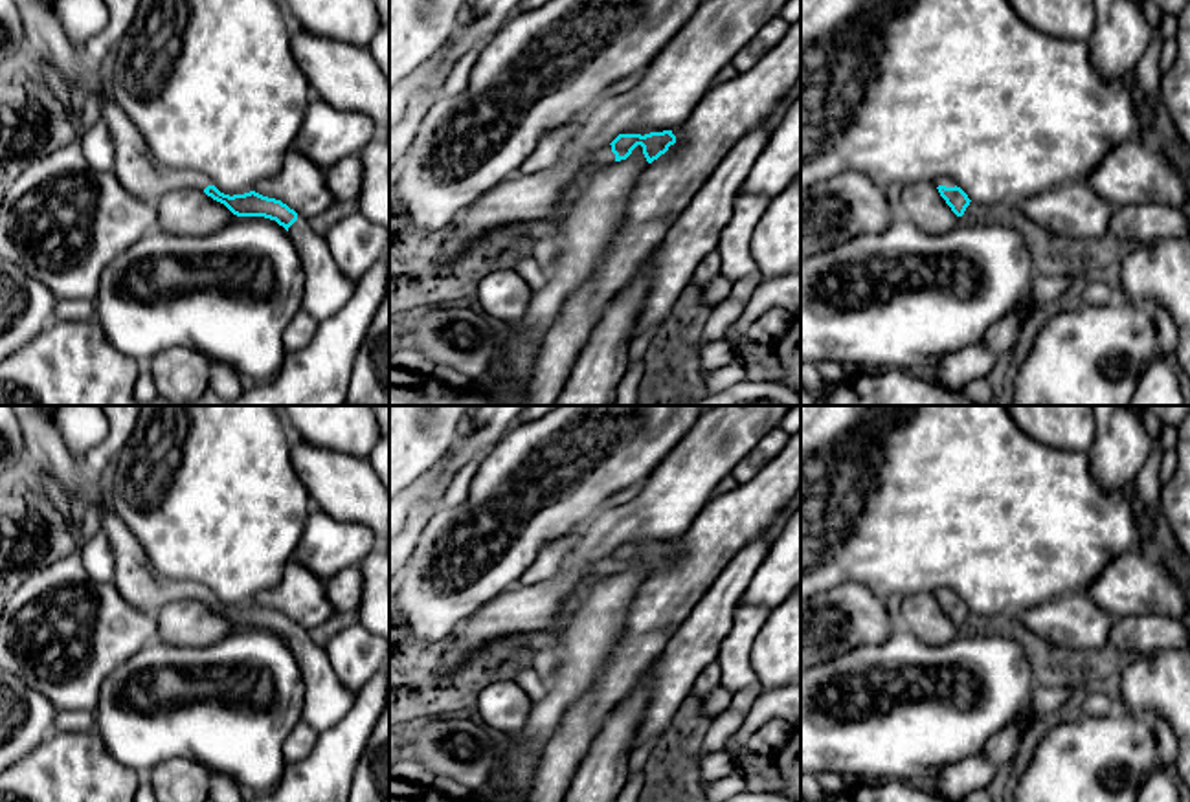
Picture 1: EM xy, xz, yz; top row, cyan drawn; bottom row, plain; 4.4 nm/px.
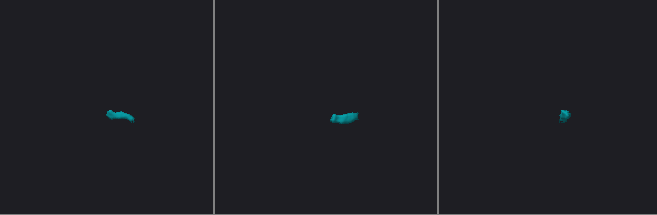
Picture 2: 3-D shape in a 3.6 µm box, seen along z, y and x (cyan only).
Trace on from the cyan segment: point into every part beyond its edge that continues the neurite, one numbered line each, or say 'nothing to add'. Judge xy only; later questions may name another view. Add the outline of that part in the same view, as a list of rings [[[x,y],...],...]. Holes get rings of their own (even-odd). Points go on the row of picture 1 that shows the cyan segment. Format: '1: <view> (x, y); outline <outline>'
1: xy (136, 169); outline [[[107,97],[101,119],[114,141],[114,176],[136,198],[154,204],[176,189],[204,191],[213,182],[200,171],[169,169],[154,160],[136,125],[112,97]]]
2: xy (300, 184); outline [[[292,145],[281,169],[259,180],[253,191],[281,200],[298,213],[298,220],[288,228],[288,235],[305,272],[299,308],[318,323],[332,317],[349,303],[356,283],[340,272],[325,237],[318,235],[309,224],[310,218],[336,204],[325,184],[323,169]]]

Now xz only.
1: xz (726, 112); outline [[[801,20],[790,24],[782,40],[749,72],[738,73],[727,83],[711,86],[696,103],[689,117],[672,128],[676,143],[657,160],[648,163],[641,174],[639,184],[628,200],[623,226],[613,237],[595,275],[567,299],[558,319],[547,330],[534,365],[529,396],[523,406],[555,406],[604,308],[626,284],[630,284],[645,261],[657,251],[667,231],[687,209],[694,195],[703,187],[735,143],[771,114],[799,75]]]
2: xz (603, 156); outline [[[606,145],[599,150],[595,150],[589,158],[588,158],[588,165],[589,169],[595,165],[610,165],[615,162],[615,154],[612,152],[612,145]]]

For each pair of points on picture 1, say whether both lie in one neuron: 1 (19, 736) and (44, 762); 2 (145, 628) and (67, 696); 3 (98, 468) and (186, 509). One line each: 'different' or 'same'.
1: different
2: same
3: different

